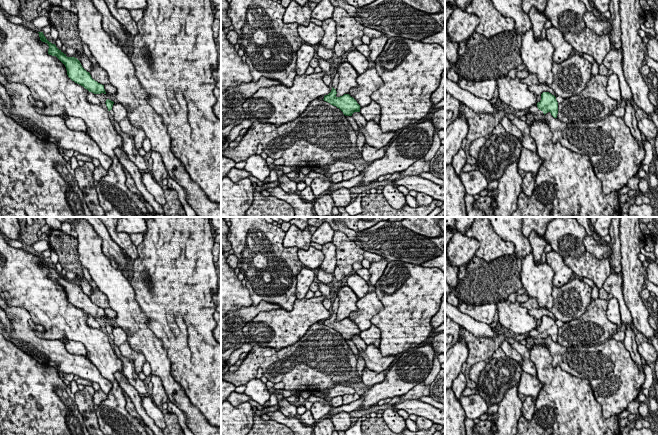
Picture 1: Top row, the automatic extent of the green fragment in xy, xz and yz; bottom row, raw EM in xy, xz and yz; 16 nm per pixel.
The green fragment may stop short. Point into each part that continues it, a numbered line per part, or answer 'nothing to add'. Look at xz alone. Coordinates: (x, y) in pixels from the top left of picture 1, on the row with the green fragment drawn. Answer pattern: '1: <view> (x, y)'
1: xz (335, 80)

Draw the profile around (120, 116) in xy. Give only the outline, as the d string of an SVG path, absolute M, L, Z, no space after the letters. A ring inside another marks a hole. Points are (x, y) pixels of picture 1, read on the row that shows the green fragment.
M114 103L112 110L114 112L114 120L119 124L121 131L133 138L134 146L137 150L142 148L142 143L146 138L145 133L142 129L136 128L131 124L126 107L120 103Z

